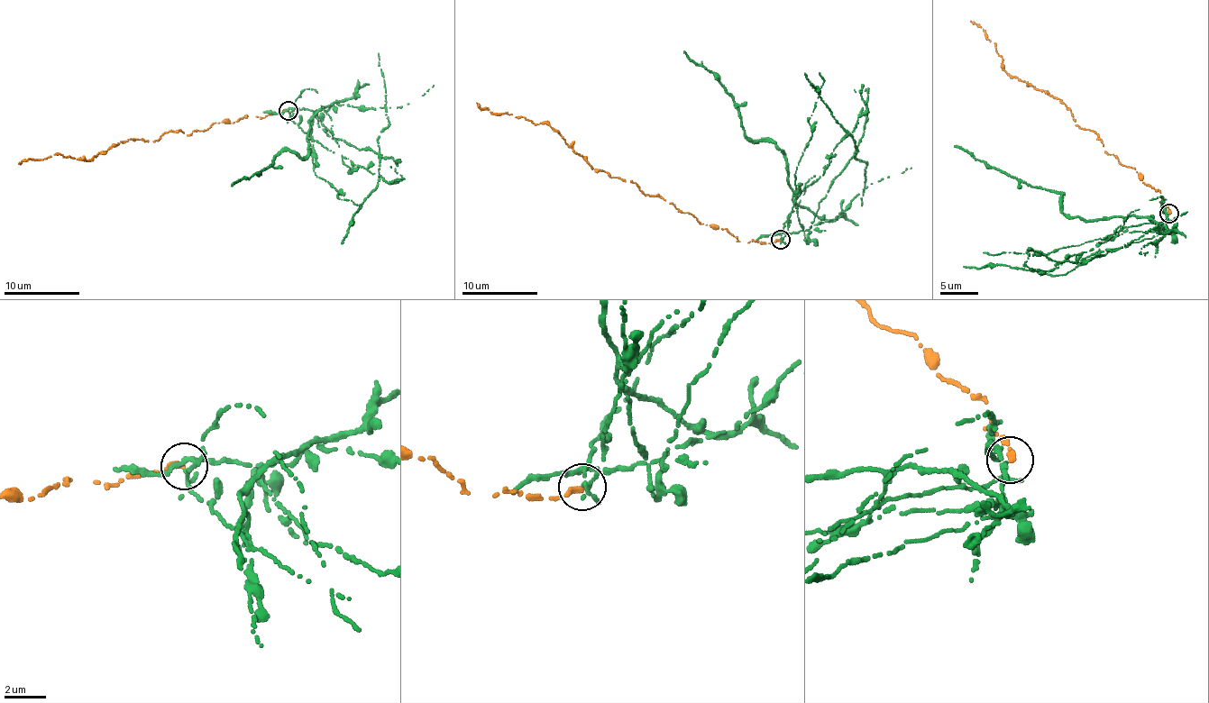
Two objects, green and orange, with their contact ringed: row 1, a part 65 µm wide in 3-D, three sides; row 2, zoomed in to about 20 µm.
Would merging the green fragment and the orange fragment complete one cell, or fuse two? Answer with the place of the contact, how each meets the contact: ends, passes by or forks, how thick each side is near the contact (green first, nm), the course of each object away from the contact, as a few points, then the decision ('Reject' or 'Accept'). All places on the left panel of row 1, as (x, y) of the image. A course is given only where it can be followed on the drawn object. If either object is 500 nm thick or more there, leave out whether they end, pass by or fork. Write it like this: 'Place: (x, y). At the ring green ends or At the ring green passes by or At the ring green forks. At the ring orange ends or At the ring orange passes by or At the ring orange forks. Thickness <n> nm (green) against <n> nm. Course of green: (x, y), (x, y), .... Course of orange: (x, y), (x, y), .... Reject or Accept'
Place: (288, 111). At the ring green forks. At the ring orange ends. Thickness 140 nm (green) against 280 nm. Course of green: (288, 112), (313, 146), (313, 116), (332, 136), (391, 157), (403, 178), (352, 170), (341, 155). Course of orange: (288, 111), (215, 123), (187, 134), (166, 132), (154, 142), (129, 139), (85, 159), (56, 154), (18, 163). Reject

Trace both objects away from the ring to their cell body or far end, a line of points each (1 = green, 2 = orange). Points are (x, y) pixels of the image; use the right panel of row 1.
1: (1167, 214), (1118, 234), (1166, 233), (1103, 256), (1051, 261), (1036, 250), (1025, 265), (1055, 269), (1099, 249)
2: (1169, 213), (1160, 192), (1105, 150), (1096, 132), (1075, 125), (1060, 100), (1004, 70), (994, 44), (971, 21)

